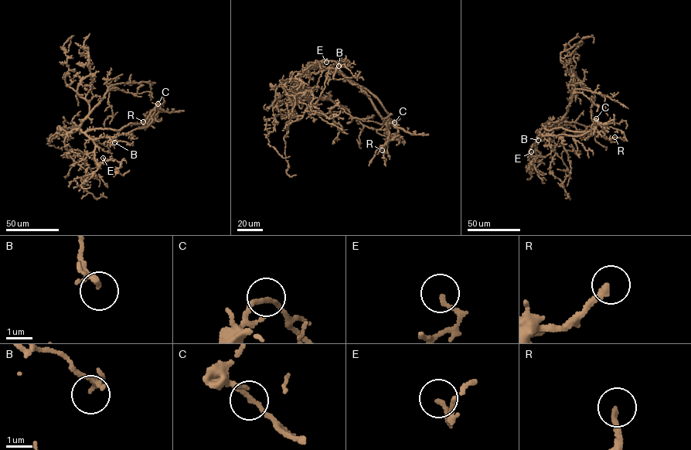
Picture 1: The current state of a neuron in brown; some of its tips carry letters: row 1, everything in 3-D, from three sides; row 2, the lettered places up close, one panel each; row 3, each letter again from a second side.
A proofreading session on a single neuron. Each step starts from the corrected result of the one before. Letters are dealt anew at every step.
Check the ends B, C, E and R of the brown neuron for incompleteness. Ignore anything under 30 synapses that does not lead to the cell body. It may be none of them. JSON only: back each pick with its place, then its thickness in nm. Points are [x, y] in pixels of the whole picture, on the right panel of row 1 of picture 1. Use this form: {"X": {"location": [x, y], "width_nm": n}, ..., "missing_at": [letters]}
{"R": {"location": [614, 137], "width_nm": 240}, "missing_at": ["R"]}

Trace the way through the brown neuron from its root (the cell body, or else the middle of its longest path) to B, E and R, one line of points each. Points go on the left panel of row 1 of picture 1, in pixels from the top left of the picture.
B: (80, 129), (92, 138), (107, 137), (114, 142)
E: (80, 129), (93, 141), (95, 161), (98, 165), (103, 161), (103, 158)
R: (80, 129), (83, 131), (119, 130), (130, 124), (143, 122), (151, 115), (148, 124), (144, 124), (143, 121)

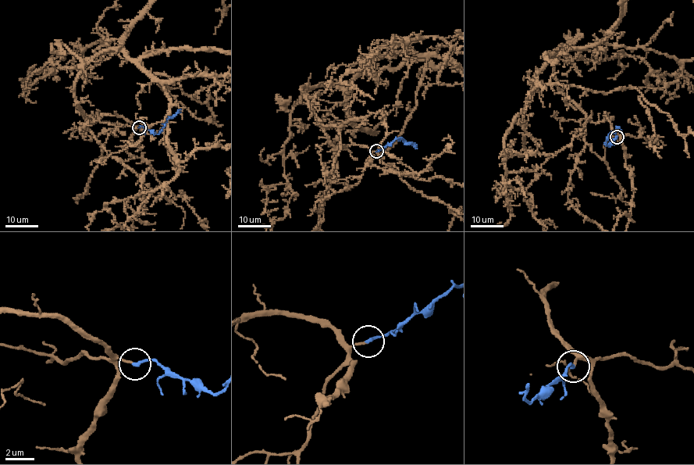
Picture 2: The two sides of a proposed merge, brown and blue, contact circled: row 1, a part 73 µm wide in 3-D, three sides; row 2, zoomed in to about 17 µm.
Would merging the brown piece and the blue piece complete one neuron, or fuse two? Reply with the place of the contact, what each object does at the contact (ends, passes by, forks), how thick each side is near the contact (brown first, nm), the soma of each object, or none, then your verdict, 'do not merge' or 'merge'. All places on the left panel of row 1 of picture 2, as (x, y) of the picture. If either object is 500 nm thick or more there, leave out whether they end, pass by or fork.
(139, 127) | brown ends | blue ends | 140/220 nm | brown none | blue none | merge

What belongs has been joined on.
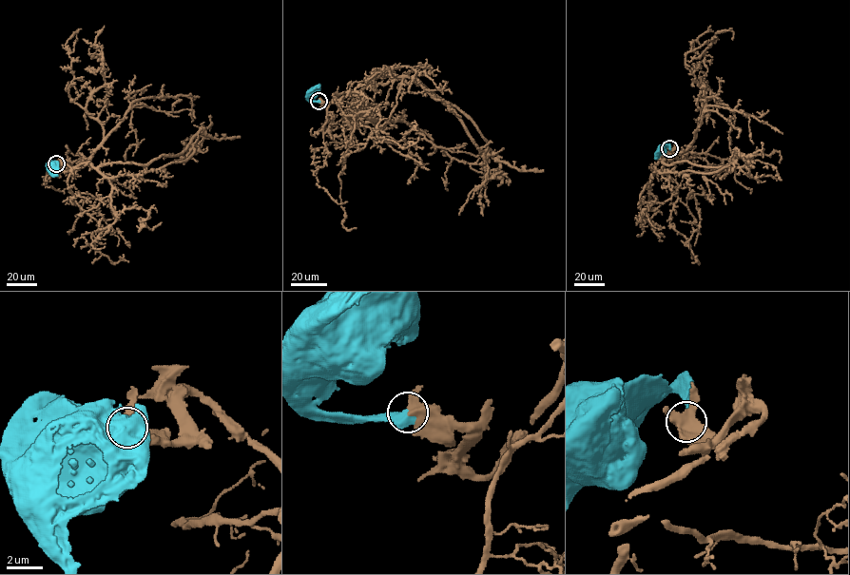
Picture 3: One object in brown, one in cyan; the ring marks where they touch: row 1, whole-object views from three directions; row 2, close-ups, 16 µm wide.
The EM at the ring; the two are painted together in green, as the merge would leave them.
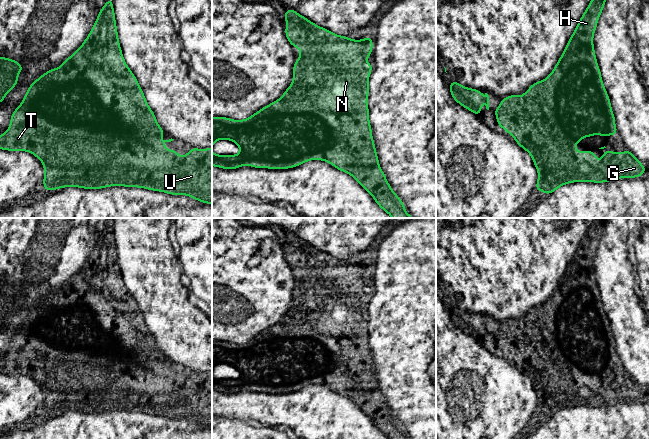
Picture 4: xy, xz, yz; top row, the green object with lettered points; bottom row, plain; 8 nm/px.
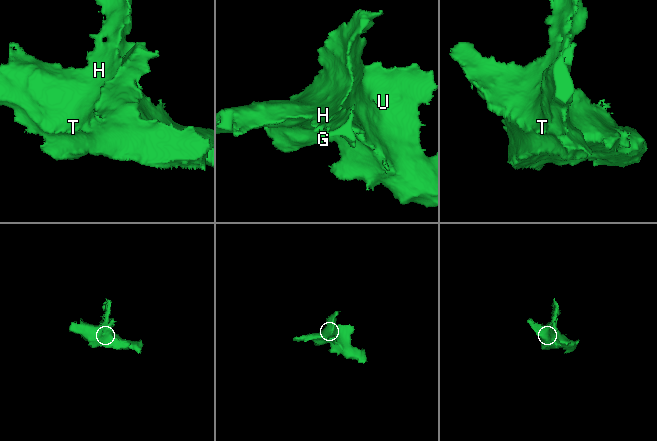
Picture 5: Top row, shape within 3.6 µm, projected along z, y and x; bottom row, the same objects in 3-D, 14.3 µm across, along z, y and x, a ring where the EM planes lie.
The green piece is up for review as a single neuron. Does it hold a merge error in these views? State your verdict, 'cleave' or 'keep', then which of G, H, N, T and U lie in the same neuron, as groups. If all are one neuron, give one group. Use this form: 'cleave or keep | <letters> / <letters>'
keep | G H N T U

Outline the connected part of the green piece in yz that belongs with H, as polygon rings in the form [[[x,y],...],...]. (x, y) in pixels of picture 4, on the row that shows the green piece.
[[[590,1],[549,76],[532,84],[523,96],[506,96],[494,110],[499,127],[504,128],[531,155],[538,171],[535,189],[547,195],[567,183],[631,179],[642,176],[647,170],[627,149],[623,153],[607,149],[598,163],[594,151],[574,150],[575,145],[585,137],[618,135],[593,45],[594,32],[605,1]]]

